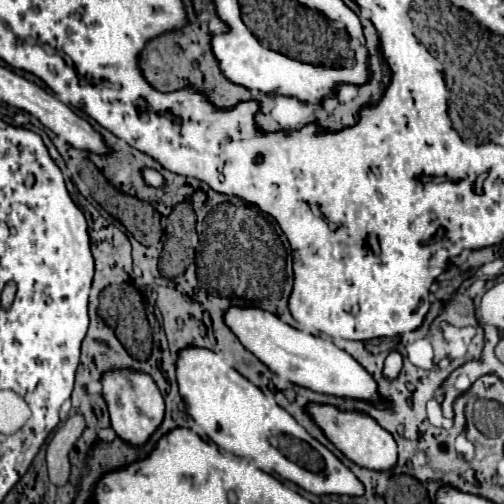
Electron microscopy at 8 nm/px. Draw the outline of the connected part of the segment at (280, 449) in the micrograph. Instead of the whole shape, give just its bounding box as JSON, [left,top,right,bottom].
[176,346,364,494]

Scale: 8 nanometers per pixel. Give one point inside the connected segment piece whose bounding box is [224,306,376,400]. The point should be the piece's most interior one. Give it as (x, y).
(306, 360)

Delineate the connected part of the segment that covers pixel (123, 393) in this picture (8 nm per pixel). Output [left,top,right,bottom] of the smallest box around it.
[100,368,164,444]

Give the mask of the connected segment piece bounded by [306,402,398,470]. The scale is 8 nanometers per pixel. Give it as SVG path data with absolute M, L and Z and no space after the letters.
M310 402L306 406L306 412L310 414L310 418L314 420L314 424L318 428L322 428L324 436L354 464L362 466L362 468L370 468L370 470L392 470L396 464L396 442L392 438L392 434L388 430L384 430L374 418L370 418L364 412L346 412L340 410L332 404L316 404Z

